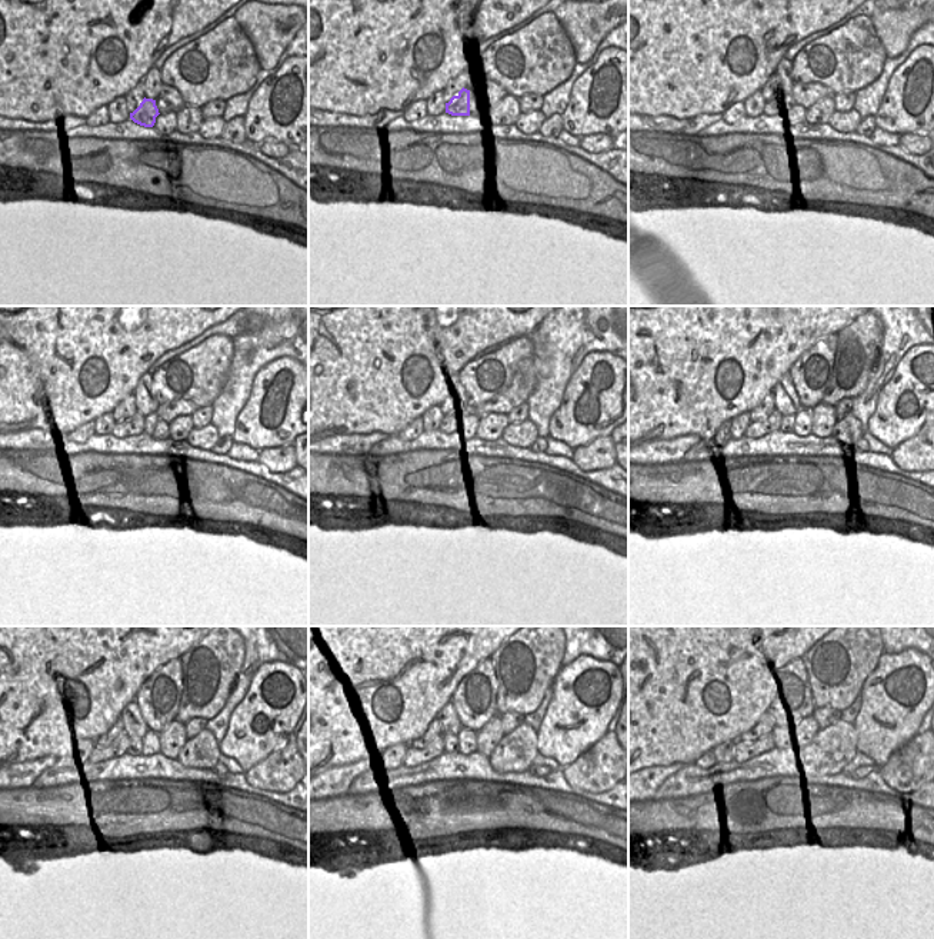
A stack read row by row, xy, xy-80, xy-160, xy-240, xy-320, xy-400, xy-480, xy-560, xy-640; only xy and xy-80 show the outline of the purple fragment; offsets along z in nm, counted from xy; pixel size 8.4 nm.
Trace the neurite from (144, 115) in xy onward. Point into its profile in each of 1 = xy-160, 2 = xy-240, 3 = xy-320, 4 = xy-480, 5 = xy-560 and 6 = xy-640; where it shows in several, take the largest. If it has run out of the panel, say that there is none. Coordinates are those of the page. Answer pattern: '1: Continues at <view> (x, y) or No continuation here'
1: Continues at xy-160 (780, 105)
2: Continues at xy-240 (134, 425)
3: Continues at xy-320 (449, 423)
4: Continues at xy-480 (117, 746)
5: Continues at xy-560 (413, 756)
6: Continues at xy-640 (737, 753)

